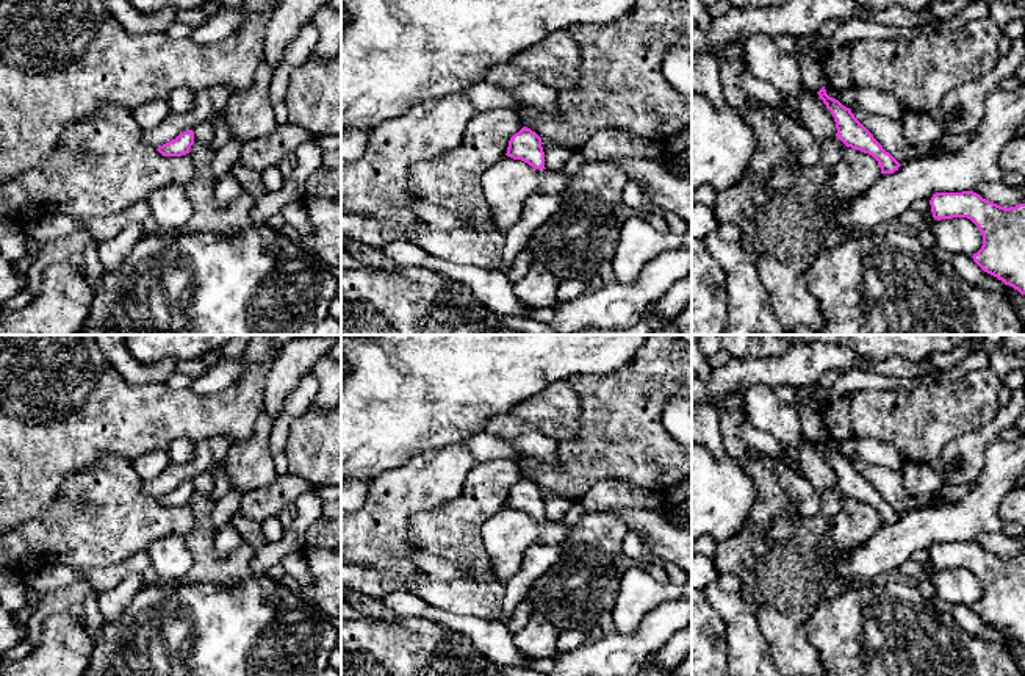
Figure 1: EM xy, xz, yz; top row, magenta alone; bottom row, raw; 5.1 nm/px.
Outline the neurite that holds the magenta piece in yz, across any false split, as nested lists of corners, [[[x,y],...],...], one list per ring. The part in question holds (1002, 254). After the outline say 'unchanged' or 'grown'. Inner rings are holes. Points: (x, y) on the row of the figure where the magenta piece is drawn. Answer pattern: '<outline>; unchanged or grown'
[[[973,191],[936,192],[931,200],[933,218],[970,219],[983,235],[973,261],[1005,285],[1025,294],[1025,203],[1000,207]]]; unchanged

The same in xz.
[[[523,127],[510,138],[505,155],[521,160],[535,169],[546,169],[541,138],[527,127]]]; unchanged

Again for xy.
[[[186,130],[180,133],[175,139],[160,146],[156,150],[163,156],[182,156],[189,153],[191,146],[194,144],[194,131]]]; unchanged

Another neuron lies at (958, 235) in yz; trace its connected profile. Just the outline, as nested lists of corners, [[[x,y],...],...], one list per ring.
[[[967,218],[936,219],[934,243],[950,255],[973,257],[983,246],[980,228]]]

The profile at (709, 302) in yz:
[[[692,238],[692,335],[728,335],[726,274],[704,239]]]

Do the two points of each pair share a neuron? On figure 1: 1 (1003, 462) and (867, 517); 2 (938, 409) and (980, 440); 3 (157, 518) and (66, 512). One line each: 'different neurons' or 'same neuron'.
1: different neurons
2: different neurons
3: same neuron

